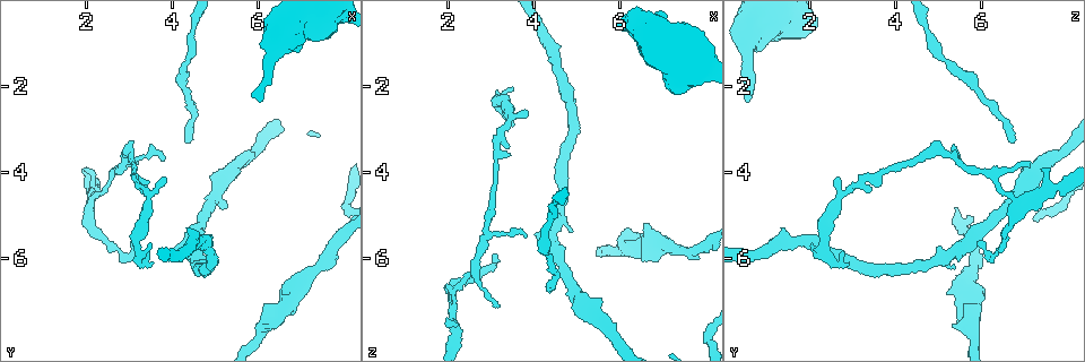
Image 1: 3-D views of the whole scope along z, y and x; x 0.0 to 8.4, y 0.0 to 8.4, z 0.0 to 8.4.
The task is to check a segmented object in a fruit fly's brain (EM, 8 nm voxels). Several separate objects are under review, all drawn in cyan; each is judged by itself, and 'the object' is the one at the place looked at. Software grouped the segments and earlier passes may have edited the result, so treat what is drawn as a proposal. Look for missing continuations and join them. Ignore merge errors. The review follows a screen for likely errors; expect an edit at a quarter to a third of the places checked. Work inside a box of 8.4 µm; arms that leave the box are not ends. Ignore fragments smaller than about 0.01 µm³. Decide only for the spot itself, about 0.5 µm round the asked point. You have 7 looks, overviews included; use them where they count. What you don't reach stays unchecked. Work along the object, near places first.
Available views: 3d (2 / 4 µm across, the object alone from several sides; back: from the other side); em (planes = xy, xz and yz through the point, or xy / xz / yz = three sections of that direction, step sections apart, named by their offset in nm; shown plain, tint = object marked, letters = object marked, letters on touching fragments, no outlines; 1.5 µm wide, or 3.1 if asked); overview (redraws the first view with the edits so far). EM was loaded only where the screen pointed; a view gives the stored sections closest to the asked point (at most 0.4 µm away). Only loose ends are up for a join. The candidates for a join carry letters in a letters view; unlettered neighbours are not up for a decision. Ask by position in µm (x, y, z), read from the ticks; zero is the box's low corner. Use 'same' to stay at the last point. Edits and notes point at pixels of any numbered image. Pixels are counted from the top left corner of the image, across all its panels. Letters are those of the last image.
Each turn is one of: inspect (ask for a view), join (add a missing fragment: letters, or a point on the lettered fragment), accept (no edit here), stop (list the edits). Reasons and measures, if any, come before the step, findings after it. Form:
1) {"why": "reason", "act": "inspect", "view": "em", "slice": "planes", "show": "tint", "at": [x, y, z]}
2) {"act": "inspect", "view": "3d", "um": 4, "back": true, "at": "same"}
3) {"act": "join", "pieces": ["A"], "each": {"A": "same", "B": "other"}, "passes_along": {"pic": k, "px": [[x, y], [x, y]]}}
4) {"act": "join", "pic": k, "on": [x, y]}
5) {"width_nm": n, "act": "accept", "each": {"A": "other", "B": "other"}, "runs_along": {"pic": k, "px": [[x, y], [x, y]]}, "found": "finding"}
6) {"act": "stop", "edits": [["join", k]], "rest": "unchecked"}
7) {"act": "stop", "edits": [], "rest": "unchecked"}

{"act": "inspect", "view": "3d", "um": 2, "at": [3.20, 3.80, 7.10]}

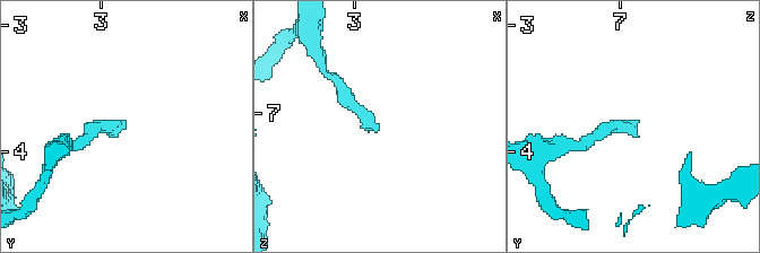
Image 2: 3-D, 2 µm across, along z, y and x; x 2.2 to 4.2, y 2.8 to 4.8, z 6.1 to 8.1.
{"why": "shape alone is not enough", "act": "inspect", "view": "em", "slice": "planes", "show": "letters", "at": [3.18, 3.76, 7.14]}

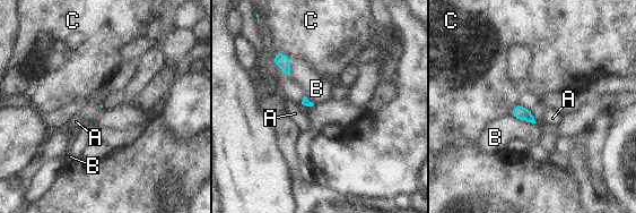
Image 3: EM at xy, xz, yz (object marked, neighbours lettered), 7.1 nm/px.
{"act": "accept", "each": {"A": "other", "B": "other", "C": "other"}, "border": {"pic": 3, "px": [[508, 114], [536, 124]]}, "found": "none of them fits"}

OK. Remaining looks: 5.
{"why": "thin end", "act": "inspect", "view": "3d", "um": 2, "at": [3.00, 5.65, 5.90]}

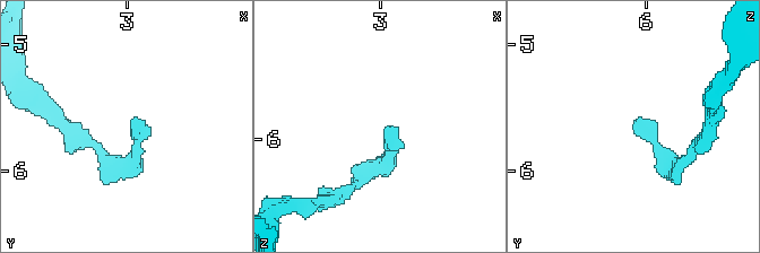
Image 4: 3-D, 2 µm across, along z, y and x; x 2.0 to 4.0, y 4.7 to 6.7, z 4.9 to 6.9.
{"act": "inspect", "view": "em", "slice": "xz", "step": 4, "show": "letters", "at": [3.04, 5.60, 5.92]}

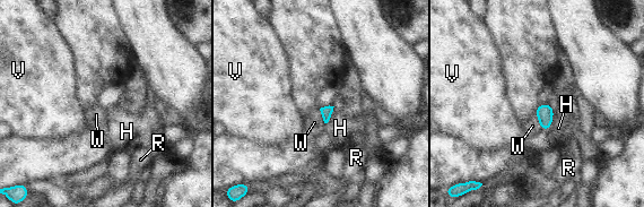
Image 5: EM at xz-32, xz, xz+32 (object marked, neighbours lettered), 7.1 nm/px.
{"act": "accept", "each": {"H": "other", "R": "other", "V": "other", "W": "other"}, "found": "no lettered fragment goes on from it"}

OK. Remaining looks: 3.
{"why": "long arm stops here", "act": "inspect", "view": "em", "slice": "planes", "show": "letters", "at": [6.00, 2.35, 0.60]}

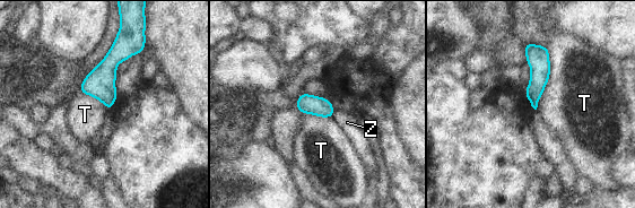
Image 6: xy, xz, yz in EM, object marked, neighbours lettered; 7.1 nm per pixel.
{"act": "accept", "each": {"T": "other", "Z": "other"}, "runs_along": {"pic": 6, "px": [[527, 45], [537, 55], [535, 104]]}, "found": "none of them fits"}

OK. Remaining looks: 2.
{"act": "stop", "edits": [], "rest": "unchecked"}

